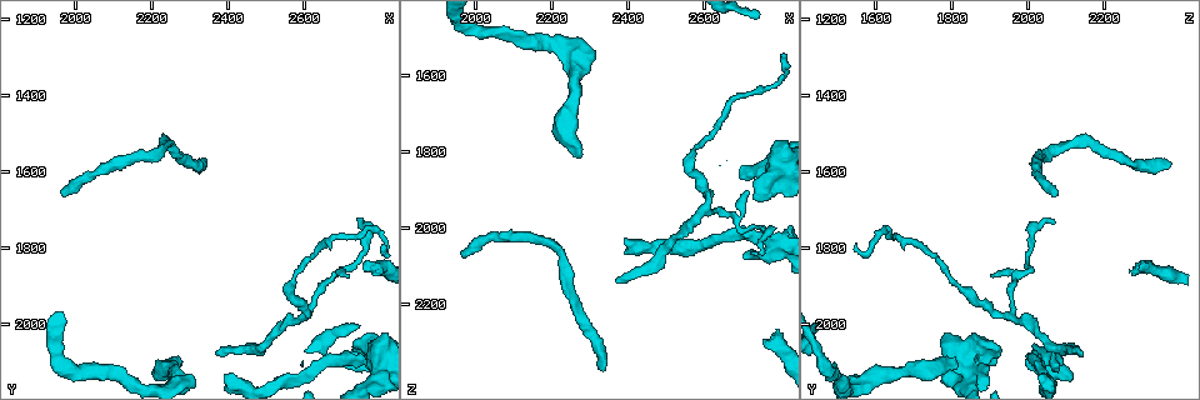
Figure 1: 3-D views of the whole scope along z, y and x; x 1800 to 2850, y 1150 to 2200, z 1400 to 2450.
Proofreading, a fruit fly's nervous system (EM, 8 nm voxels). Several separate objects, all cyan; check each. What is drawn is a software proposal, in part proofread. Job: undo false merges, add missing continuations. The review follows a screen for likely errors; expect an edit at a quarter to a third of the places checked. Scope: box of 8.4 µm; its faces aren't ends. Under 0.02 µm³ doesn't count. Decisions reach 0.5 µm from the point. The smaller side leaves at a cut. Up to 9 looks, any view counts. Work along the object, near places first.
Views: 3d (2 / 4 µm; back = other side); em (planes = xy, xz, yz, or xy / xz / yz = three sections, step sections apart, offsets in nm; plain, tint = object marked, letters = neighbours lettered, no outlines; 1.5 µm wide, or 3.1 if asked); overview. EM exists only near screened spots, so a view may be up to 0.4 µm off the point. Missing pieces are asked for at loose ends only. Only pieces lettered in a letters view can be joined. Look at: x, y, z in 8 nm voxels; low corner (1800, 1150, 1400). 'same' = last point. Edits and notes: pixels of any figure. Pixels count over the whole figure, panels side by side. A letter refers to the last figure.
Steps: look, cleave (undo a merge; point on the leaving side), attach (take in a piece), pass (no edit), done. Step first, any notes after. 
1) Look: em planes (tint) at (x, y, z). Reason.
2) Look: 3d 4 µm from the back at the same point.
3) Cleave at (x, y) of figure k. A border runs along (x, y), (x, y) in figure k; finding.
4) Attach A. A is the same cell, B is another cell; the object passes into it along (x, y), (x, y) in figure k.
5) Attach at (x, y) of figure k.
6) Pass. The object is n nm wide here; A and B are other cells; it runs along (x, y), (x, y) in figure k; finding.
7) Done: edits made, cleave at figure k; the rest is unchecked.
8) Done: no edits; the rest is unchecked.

Look: 3d 4 µm from the back at (2365, 2075, 2130). Branch stops here.

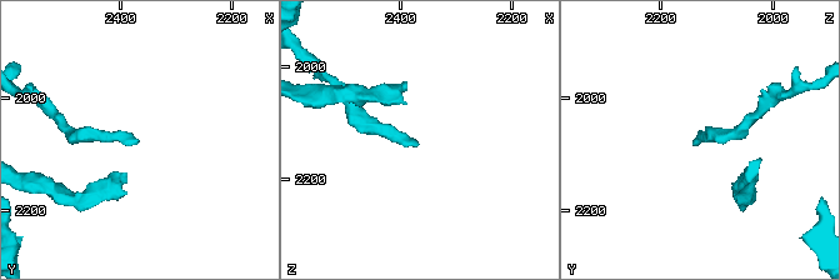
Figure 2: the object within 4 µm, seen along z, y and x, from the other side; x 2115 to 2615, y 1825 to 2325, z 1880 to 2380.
Look: em xz step 4 (letters) at (2365, 2080, 2140). Need the tissue.

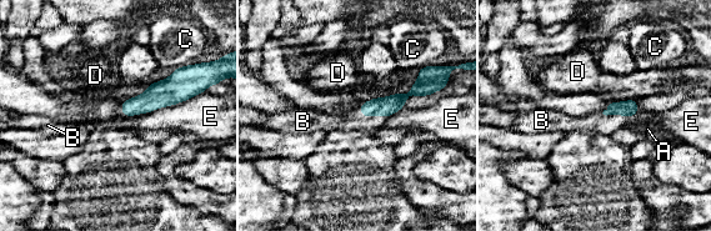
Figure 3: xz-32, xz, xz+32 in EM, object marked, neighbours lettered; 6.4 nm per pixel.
Attach B. B is the same cell, A, C, D and E are other cells; the object passes into it along (384, 106), (371, 114), (354, 120) in figure 3; it goes on there.

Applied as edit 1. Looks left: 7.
Look: 3d 4 µm at (2705, 2105, 2085). An open end.

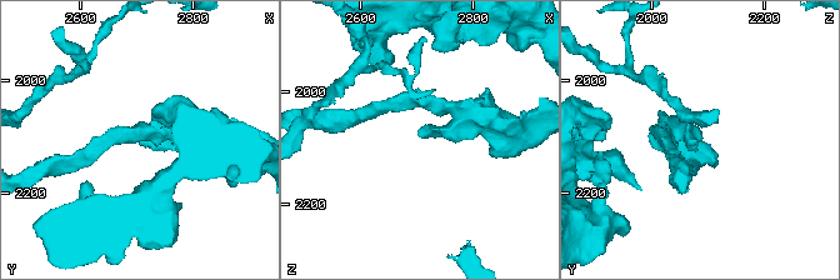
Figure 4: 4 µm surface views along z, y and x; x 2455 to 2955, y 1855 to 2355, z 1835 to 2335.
Look: em xy step 4 (letters) at (2705, 2115, 2080). Need the tissue.

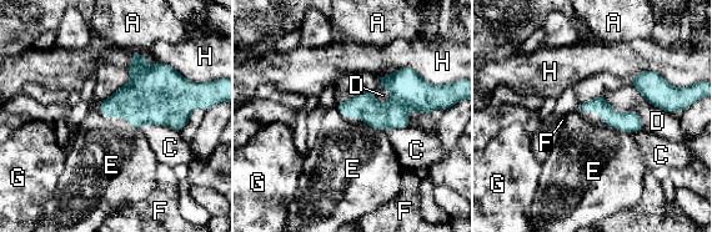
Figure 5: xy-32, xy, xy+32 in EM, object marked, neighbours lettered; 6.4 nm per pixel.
Attach E. E is the same cell, A, C, D, F, G and H are other cells; the neuron continues.

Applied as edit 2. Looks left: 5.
Look: em xy step 4 (tint) at (2280, 2100, 1815). Free end.

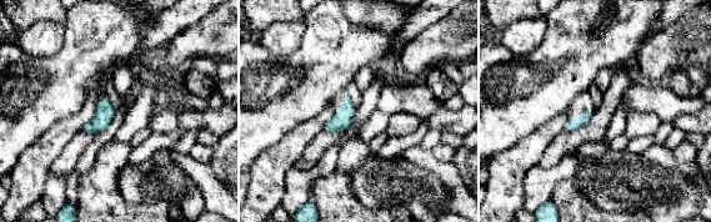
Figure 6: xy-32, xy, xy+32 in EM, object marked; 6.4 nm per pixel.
Look: em planes (letters) at the same point. Another direction.

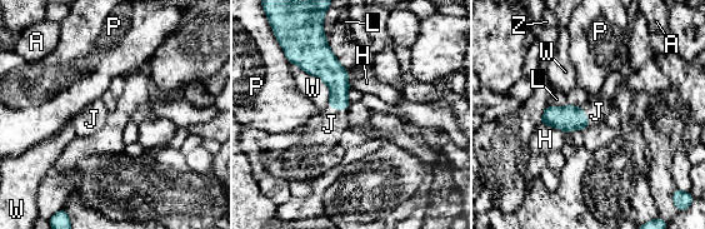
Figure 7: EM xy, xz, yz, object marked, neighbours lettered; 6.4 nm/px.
Attach J. The longest contact is with W, 360 nm; J is the same cell, A, H, L, P, W and Z are other cells; the object passes into it along (330, 71), (338, 109), (329, 124) in figure 7; it goes on there.

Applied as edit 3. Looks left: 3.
Look: overview. See it whole again.

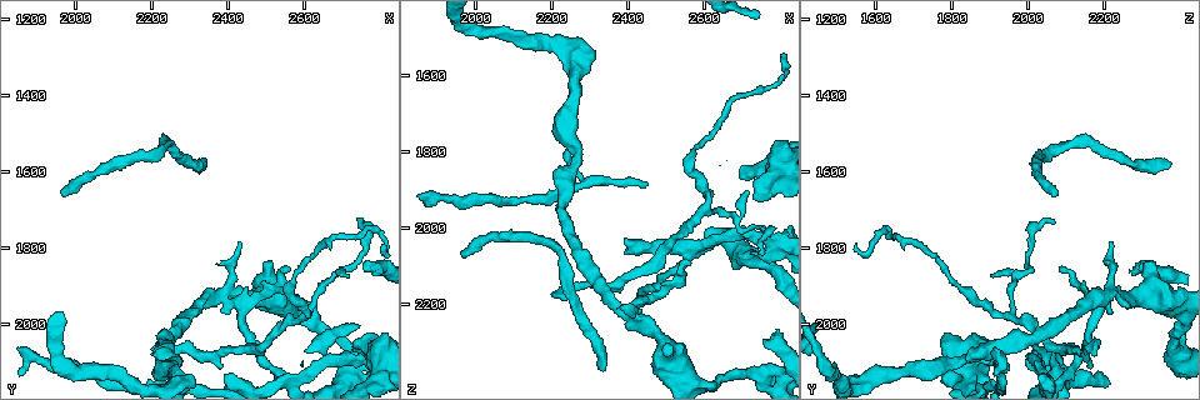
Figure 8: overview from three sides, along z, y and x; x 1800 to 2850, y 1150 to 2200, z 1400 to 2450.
Look: 3d 4 µm at (2330, 1590, 2380). An open end.

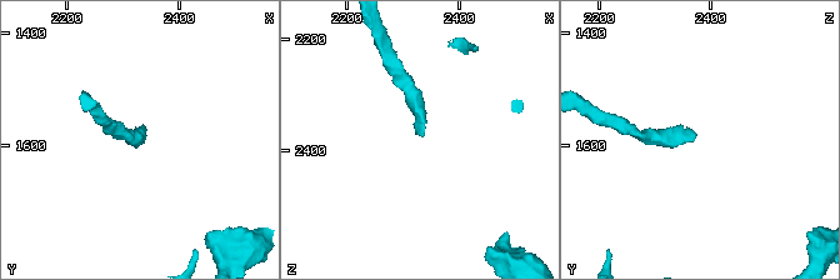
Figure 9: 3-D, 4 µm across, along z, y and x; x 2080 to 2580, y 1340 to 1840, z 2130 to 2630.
Look: em planes (letters) at (2330, 1585, 2370).

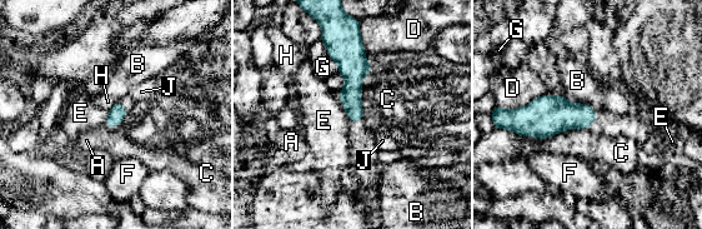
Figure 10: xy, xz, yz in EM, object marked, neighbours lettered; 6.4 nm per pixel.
Pass. The object is 110 nm wide here; A, B, C, D, E, F, G, H and J are other cells; a border runs along (337, 95), (349, 118) in figure 10; none of them fits.

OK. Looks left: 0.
Done: edits made, attach at figure 3, attach at figure 5, attach at figure 7; the rest is unchecked.

